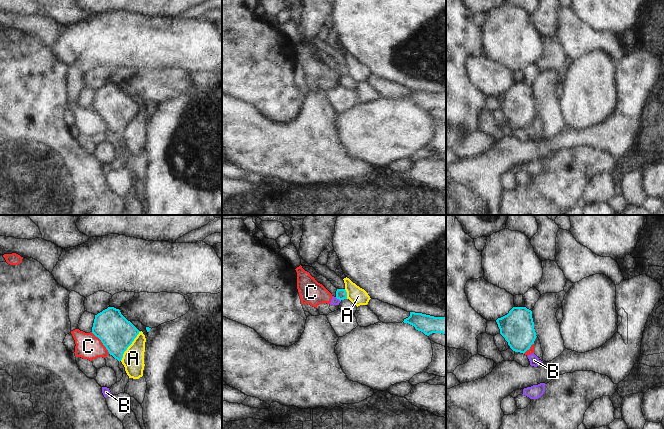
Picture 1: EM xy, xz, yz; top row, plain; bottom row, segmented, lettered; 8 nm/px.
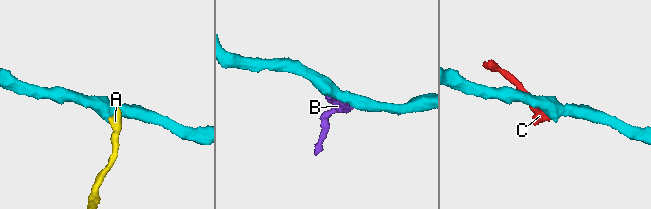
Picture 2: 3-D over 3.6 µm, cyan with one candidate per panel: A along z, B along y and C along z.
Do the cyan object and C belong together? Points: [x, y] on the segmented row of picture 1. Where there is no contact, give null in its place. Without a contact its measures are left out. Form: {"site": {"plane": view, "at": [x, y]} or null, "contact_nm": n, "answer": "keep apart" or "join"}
{"site": {"plane": "xy", "at": [101, 341]}, "contact_nm": 220, "answer": "keep apart"}

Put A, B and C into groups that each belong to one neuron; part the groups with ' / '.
A / B C

